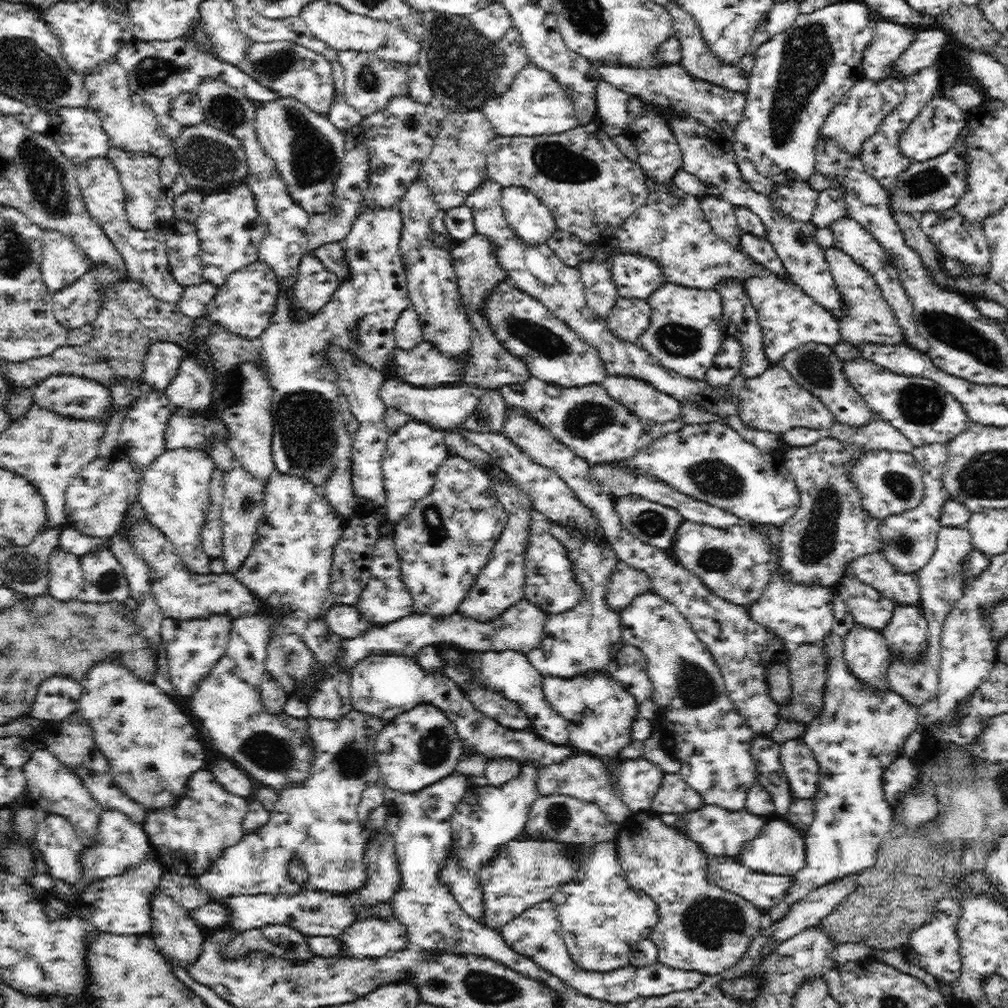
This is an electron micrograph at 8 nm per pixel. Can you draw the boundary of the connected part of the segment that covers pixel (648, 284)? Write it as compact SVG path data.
M616 253L611 272L622 299L648 299L663 284L661 267L652 258Z

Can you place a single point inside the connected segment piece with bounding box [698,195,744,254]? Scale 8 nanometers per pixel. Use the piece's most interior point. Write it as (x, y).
(720, 214)

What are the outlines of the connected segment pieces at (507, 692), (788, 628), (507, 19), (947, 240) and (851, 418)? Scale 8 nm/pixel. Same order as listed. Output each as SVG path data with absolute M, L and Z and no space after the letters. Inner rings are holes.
M486 650L461 652L461 664L468 669L472 684L482 685L502 694L504 698L517 702L532 720L532 732L538 738L554 745L569 746L569 723L551 707L543 693L543 674L536 670L526 653L518 650Z
M776 566L762 596L754 605L746 606L750 617L765 626L769 633L779 635L784 642L792 642L795 646L822 642L830 635L831 626L834 624L834 603L831 598L835 594L835 587L788 584L781 572L779 566Z
M494 2L478 12L466 16L492 43L500 41L513 26L510 13L501 3Z
M947 208L940 212L928 212L916 217L921 229L928 239L940 250L942 255L958 260L967 270L969 275L987 275L990 272L991 250L988 247L983 227L974 224L964 224L964 217L954 208Z
M818 342L802 344L802 346L798 346L798 348L785 354L777 365L785 368L801 388L817 396L832 411L840 424L858 428L858 426L864 426L878 417L866 404L862 395L846 379L843 361L834 354L832 345Z

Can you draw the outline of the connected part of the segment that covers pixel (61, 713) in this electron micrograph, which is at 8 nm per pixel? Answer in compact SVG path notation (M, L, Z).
M60 675L48 677L40 684L28 716L40 721L62 722L76 712L82 691L81 681Z

